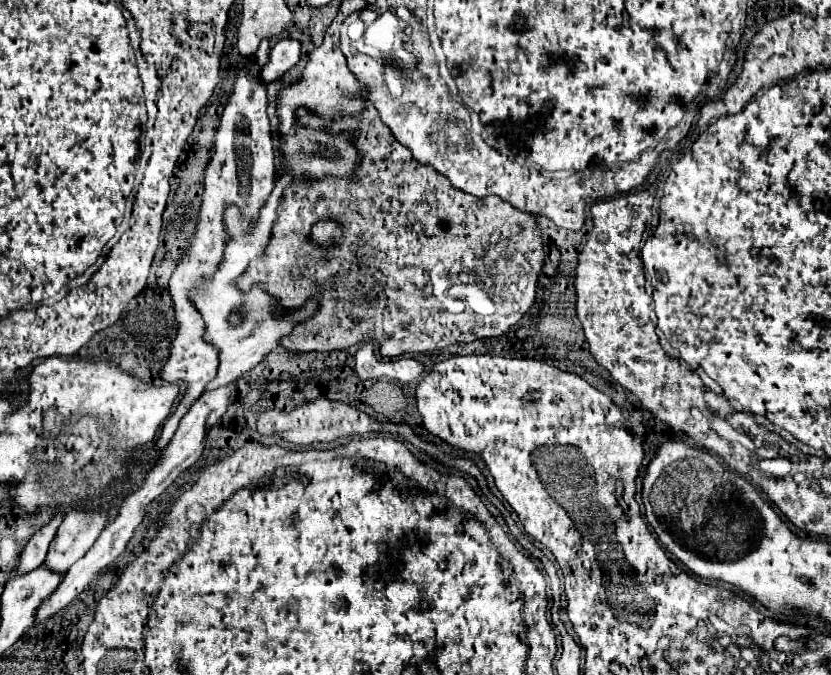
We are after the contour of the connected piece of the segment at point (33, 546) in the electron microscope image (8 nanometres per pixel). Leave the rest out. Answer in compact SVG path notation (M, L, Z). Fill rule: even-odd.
M57 512L49 524L45 524L39 532L35 532L31 536L31 540L25 546L25 550L19 556L19 566L15 568L17 576L25 576L25 574L29 574L31 570L35 570L35 568L39 568L43 564L45 552L47 552L47 548L49 548L49 544L53 540L61 520L63 520L63 514Z

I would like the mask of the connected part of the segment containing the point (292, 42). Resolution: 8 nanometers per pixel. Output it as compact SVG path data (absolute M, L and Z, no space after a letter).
M281 38L269 56L269 64L265 70L261 70L261 76L265 82L271 82L275 78L281 78L287 70L291 70L301 56L301 42L295 38Z

